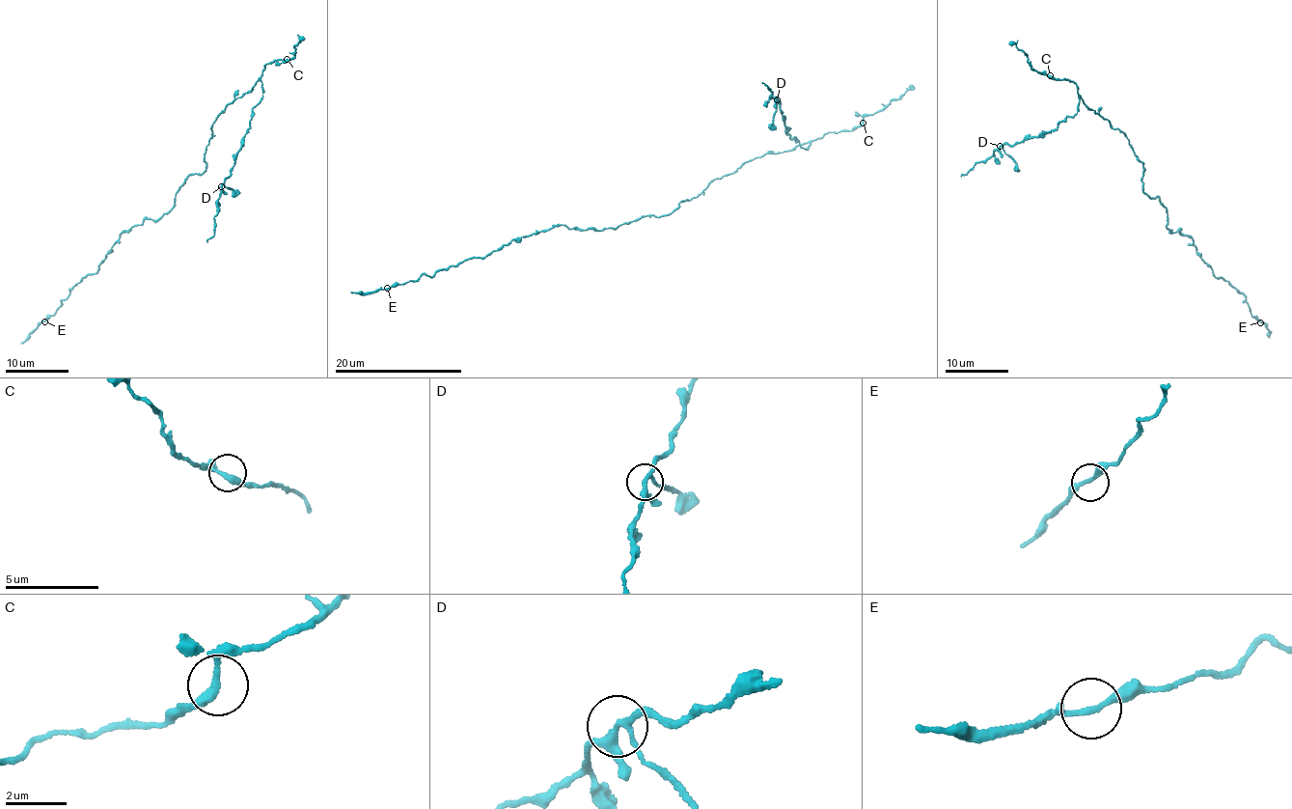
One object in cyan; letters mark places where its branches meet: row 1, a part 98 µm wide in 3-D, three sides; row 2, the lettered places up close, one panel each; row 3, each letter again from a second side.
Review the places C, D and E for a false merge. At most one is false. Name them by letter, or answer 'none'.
none

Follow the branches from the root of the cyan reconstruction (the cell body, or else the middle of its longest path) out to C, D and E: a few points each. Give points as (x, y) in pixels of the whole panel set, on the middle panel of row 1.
C: (672, 212), (743, 163), (831, 131), (852, 130), (863, 123)
D: (672, 212), (743, 163), (810, 142), (808, 147), (786, 132), (777, 99)
E: (672, 212), (614, 229), (552, 226), (484, 257), (440, 269), (431, 278), (423, 275), (387, 288)

